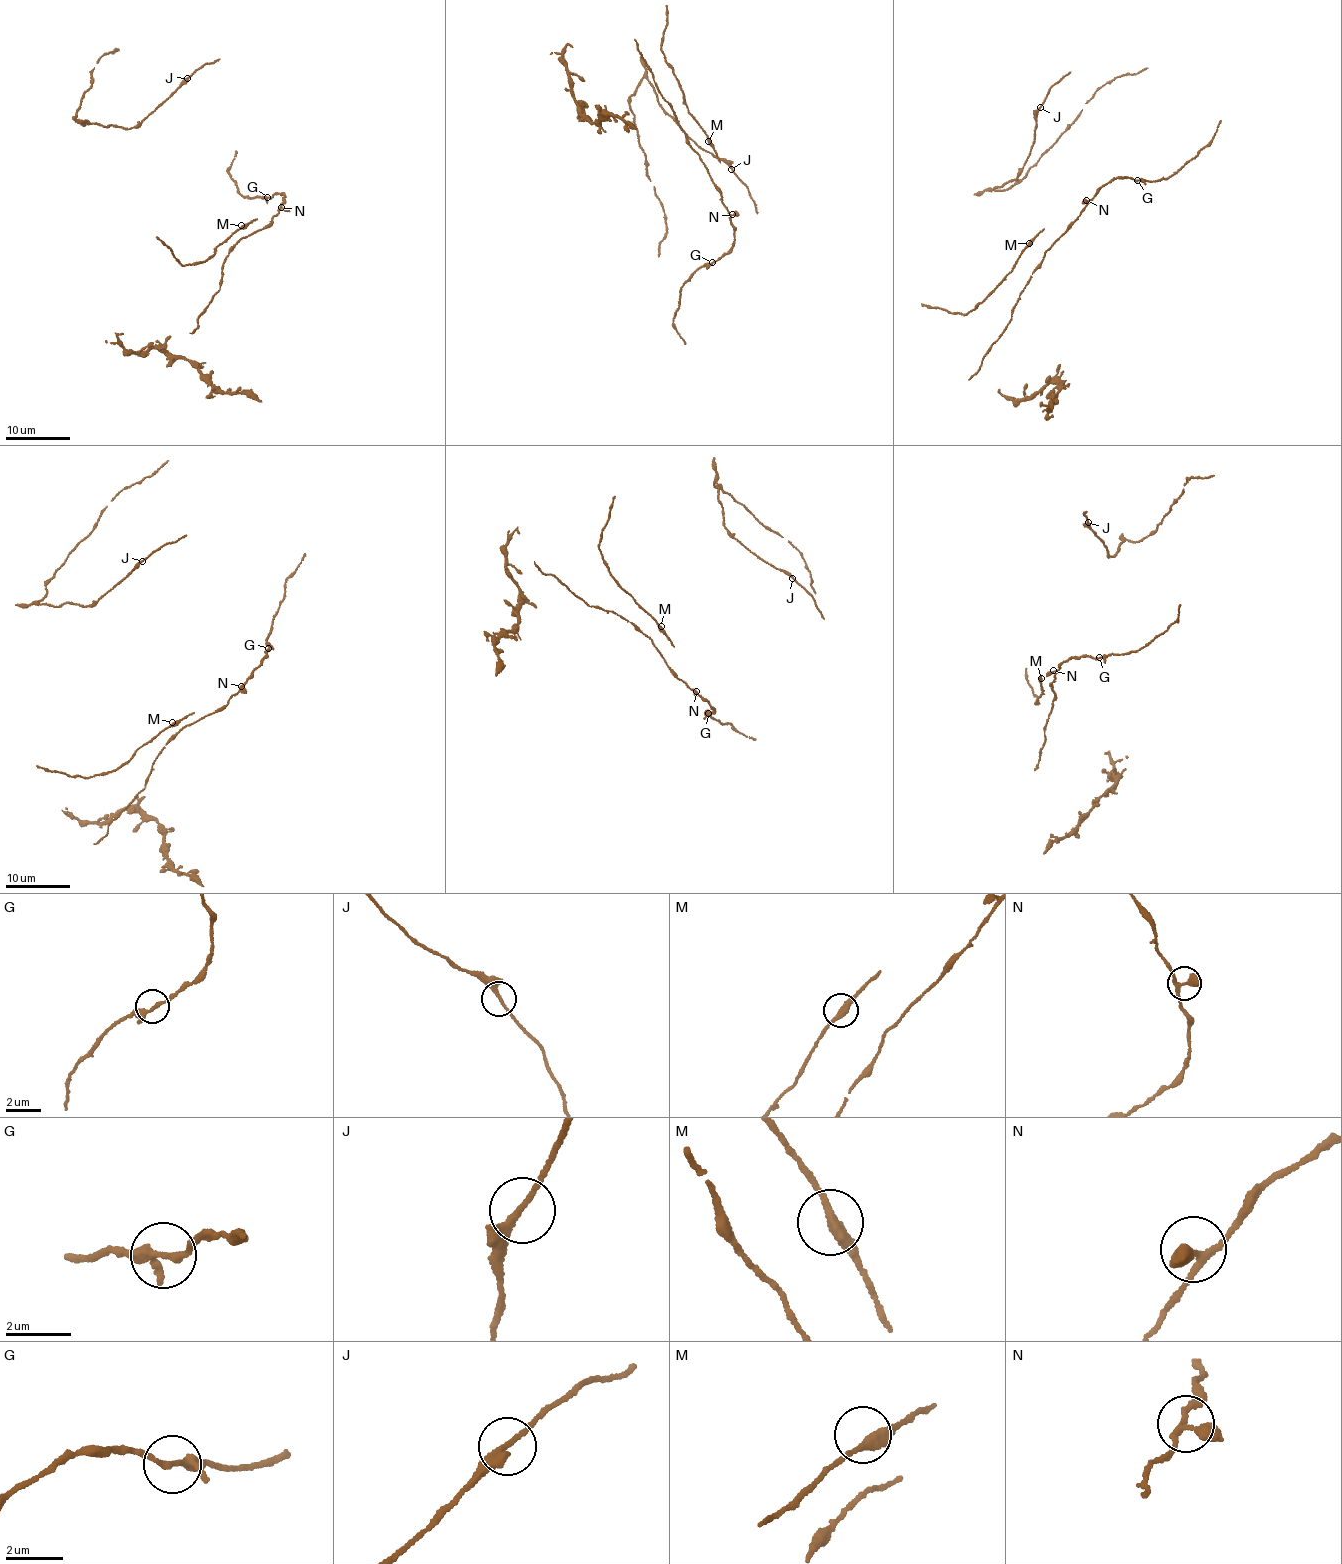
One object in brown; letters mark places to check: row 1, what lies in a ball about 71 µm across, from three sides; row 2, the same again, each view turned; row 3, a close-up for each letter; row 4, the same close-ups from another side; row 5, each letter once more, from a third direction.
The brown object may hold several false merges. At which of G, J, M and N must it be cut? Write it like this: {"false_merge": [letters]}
{"false_merge": []}

